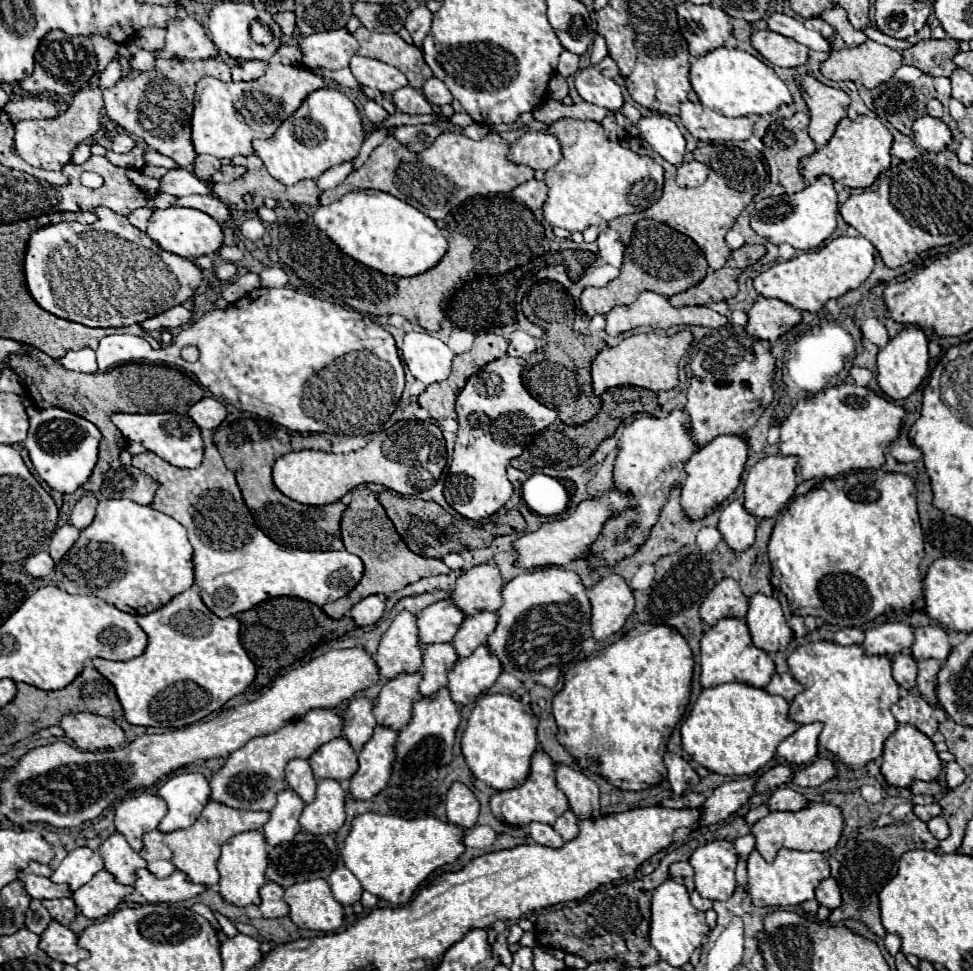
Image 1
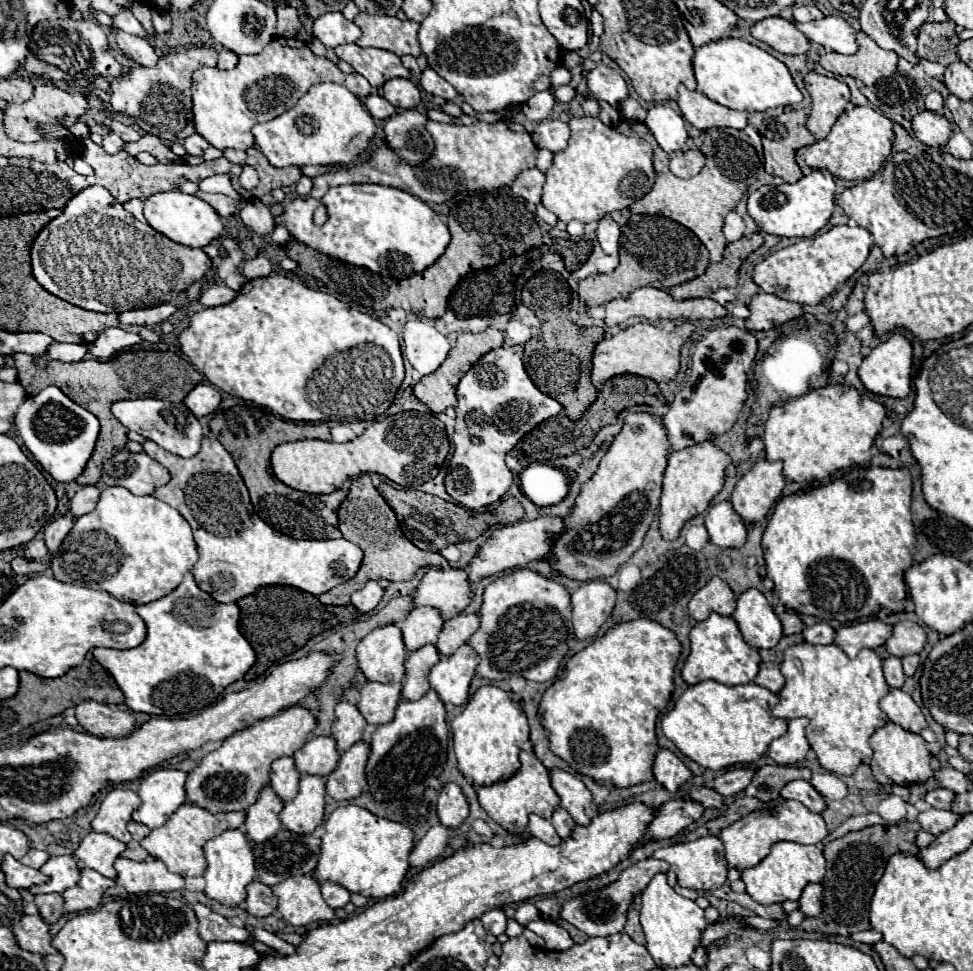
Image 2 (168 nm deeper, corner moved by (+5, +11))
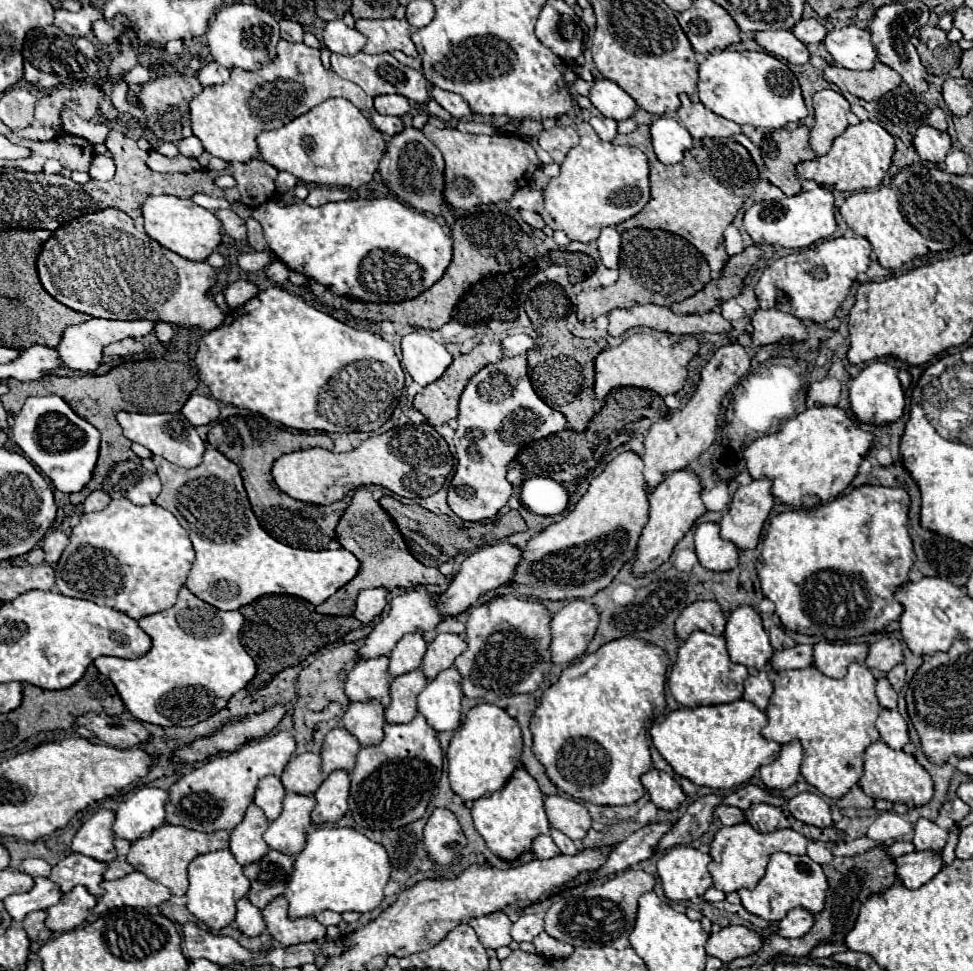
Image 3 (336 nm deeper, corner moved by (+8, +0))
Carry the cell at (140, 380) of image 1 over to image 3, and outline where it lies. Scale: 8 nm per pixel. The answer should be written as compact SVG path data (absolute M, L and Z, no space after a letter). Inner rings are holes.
M163 358L155 360L139 360L134 362L125 362L117 368L113 368L109 374L96 376L95 374L83 374L83 376L55 376L47 374L43 380L37 382L21 382L21 380L7 380L9 392L1 396L1 402L5 410L11 416L17 416L29 396L39 396L39 394L57 394L61 396L79 416L83 416L89 424L95 424L95 428L101 432L101 450L99 450L99 460L93 470L91 482L85 486L83 492L71 494L71 502L79 504L89 492L99 490L103 480L109 474L109 468L117 462L123 460L135 460L137 456L131 452L131 442L123 438L121 428L115 420L115 414L119 410L127 412L179 412L191 392L197 388L197 380L191 376L189 368L181 362L167 362ZM127 404L127 406L123 406Z

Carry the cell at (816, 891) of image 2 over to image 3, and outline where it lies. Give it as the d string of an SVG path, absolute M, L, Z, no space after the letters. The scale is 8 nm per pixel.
M793 908L781 922L779 934L783 938L801 938L813 928L813 914L805 908Z

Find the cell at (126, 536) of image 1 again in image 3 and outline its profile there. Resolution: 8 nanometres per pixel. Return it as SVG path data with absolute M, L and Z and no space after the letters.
M119 498L111 500L109 506L101 512L81 516L81 522L71 532L69 546L63 550L63 556L55 564L55 584L63 596L85 598L95 604L119 610L133 620L139 620L175 604L177 592L185 584L193 562L195 552L189 534L171 512L157 504L135 506L127 498Z

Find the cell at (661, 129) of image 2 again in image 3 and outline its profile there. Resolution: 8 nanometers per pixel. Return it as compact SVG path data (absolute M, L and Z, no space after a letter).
M659 116L649 126L653 148L657 158L663 164L677 164L681 162L683 154L691 148L691 136L689 132L673 118Z

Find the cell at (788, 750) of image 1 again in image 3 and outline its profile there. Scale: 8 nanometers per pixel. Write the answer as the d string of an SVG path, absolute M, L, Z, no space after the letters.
M791 740L787 744L783 744L779 758L771 764L761 766L763 784L773 790L789 788L799 778L801 758L803 758L803 752L801 752L799 740Z

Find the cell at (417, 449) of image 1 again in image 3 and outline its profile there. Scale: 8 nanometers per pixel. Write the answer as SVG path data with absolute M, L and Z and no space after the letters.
M423 422L405 424L385 434L371 436L361 442L359 448L345 454L335 454L323 448L283 454L273 464L273 476L279 490L295 500L309 504L333 504L345 498L357 486L371 484L385 486L403 498L427 498L443 486L451 468L453 456L447 448L447 442L431 424Z

